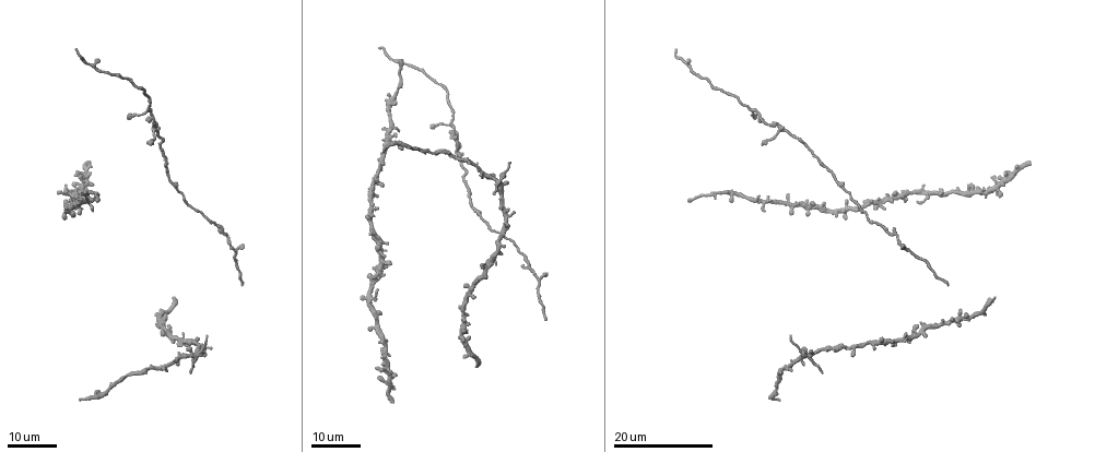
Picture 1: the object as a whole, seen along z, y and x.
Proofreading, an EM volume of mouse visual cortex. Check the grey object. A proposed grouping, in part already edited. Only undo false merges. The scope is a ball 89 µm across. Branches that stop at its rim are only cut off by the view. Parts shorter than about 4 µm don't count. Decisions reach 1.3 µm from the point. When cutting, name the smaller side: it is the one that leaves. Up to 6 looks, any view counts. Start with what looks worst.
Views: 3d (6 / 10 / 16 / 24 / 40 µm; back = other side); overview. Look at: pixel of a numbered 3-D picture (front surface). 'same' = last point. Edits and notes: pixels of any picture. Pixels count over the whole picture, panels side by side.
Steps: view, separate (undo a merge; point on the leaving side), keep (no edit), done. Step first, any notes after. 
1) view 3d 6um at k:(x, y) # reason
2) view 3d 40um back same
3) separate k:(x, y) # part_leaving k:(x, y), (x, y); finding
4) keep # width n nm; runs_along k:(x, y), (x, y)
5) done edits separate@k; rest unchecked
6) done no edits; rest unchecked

view 3d 16um at 1:(497, 178) # looks like a crossing

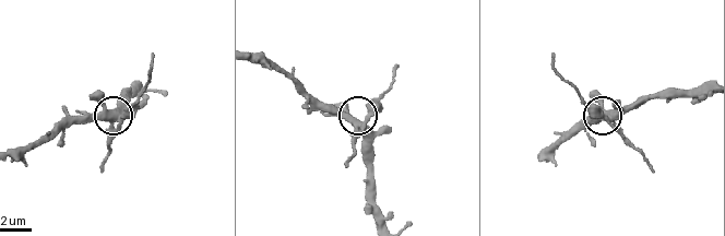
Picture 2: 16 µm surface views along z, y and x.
view 3d 6um at 2:(610, 118)

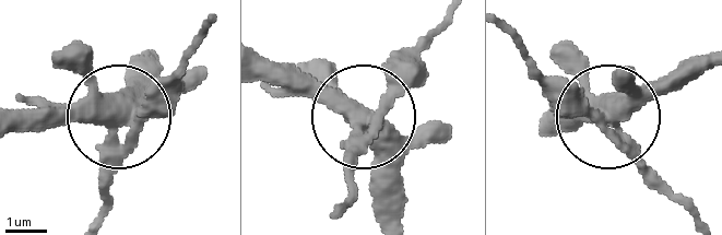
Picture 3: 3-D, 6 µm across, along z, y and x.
separate 3:(413, 84) # arms 5; part_leaving 3:(379, 109), (441, 20); two neurons meet here

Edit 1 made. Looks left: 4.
view overview # see it whole again

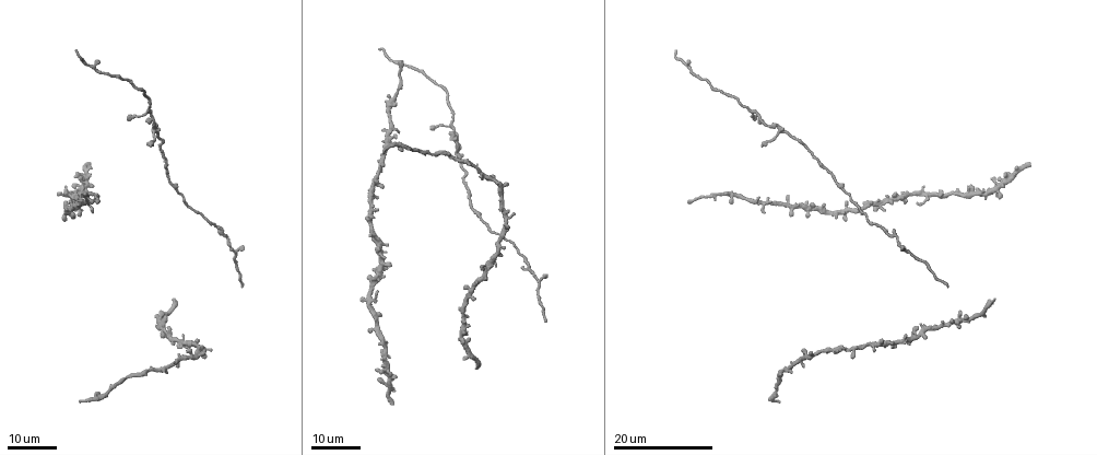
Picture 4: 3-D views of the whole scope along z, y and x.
view 3d 16um at 4:(388, 129) # four-way junction

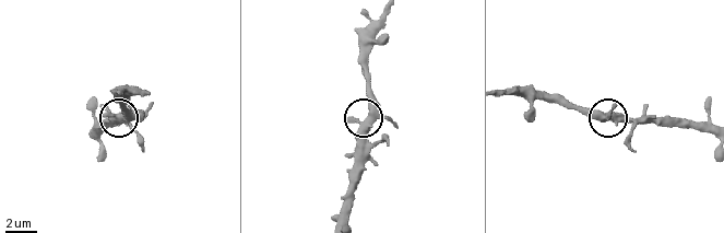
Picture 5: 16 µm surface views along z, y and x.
view 3d 6um at 5:(369, 116) # closer look

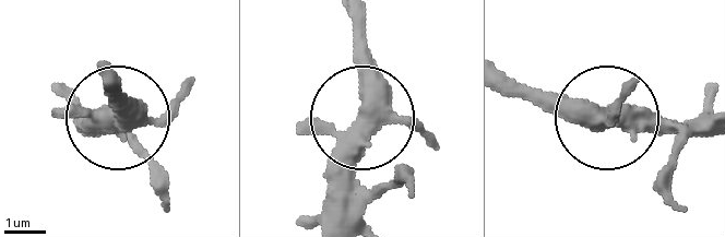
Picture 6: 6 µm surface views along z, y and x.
keep # arms 4; all the same neuron

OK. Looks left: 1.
done edits separate@3; rest unchecked

